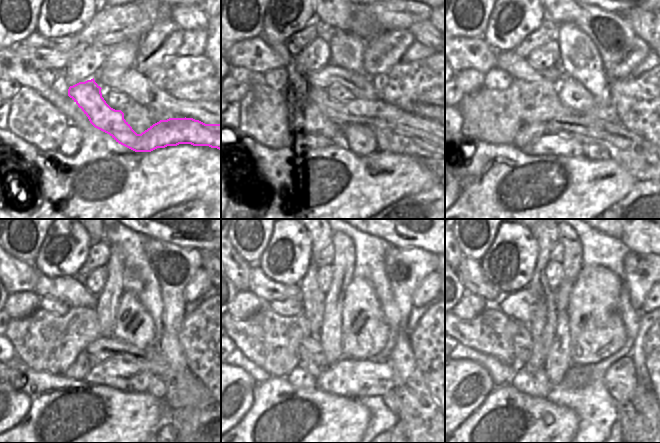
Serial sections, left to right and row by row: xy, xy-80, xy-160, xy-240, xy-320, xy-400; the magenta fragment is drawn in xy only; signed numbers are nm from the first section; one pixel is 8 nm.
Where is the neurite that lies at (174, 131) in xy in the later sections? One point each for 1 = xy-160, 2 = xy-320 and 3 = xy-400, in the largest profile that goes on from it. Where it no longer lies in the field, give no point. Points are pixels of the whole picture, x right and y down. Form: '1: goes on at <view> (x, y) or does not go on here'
1: goes on at xy-160 (529, 133)
2: goes on at xy-320 (299, 377)
3: goes on at xy-400 (523, 382)

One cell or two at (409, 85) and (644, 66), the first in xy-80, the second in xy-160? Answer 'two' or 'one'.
two

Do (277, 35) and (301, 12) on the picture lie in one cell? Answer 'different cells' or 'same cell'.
same cell

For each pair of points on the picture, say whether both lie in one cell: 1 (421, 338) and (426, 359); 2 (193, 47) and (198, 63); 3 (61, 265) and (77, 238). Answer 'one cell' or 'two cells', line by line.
1: one cell
2: two cells
3: one cell

